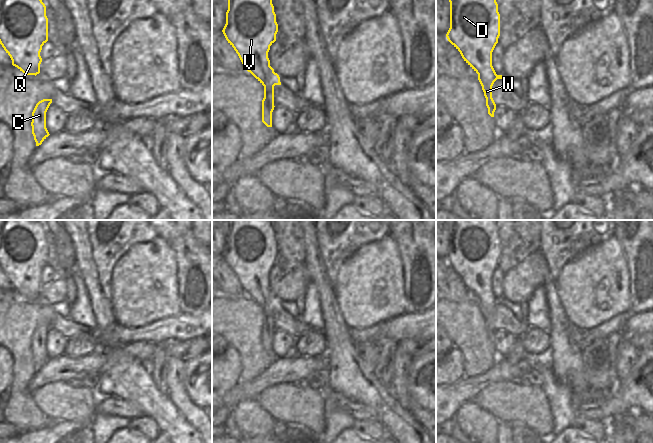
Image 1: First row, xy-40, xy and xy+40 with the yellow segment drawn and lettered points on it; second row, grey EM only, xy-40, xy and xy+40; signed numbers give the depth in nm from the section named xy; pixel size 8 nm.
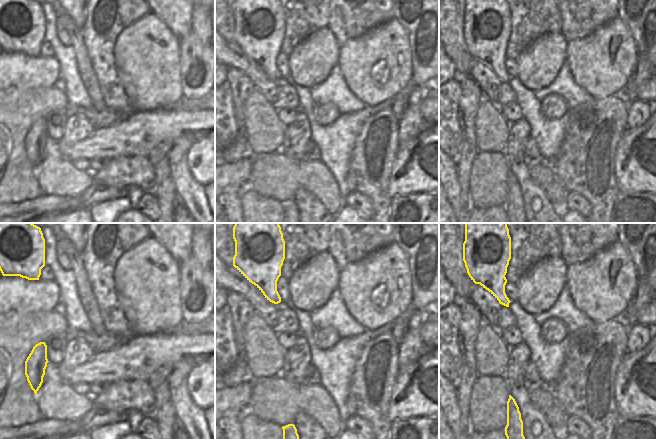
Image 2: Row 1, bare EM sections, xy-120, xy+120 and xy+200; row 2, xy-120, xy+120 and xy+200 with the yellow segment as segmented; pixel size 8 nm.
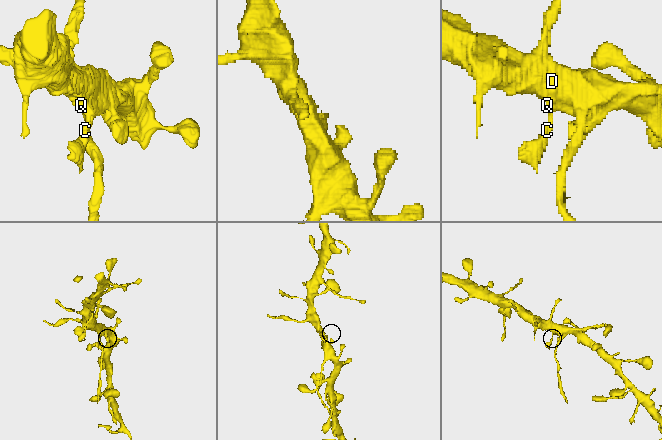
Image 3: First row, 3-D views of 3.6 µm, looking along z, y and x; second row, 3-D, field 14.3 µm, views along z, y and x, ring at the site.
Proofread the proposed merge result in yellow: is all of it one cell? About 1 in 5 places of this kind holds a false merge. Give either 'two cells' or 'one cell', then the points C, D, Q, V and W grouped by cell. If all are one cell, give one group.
one cell | C D Q V W

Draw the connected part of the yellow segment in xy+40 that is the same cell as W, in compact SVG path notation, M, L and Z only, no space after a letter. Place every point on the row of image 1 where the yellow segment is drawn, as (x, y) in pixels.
M449 0L450 28L448 41L460 52L464 61L478 74L486 98L488 114L494 117L496 104L492 98L492 86L502 75L497 75L492 66L492 52L500 36L500 14L496 0Z

